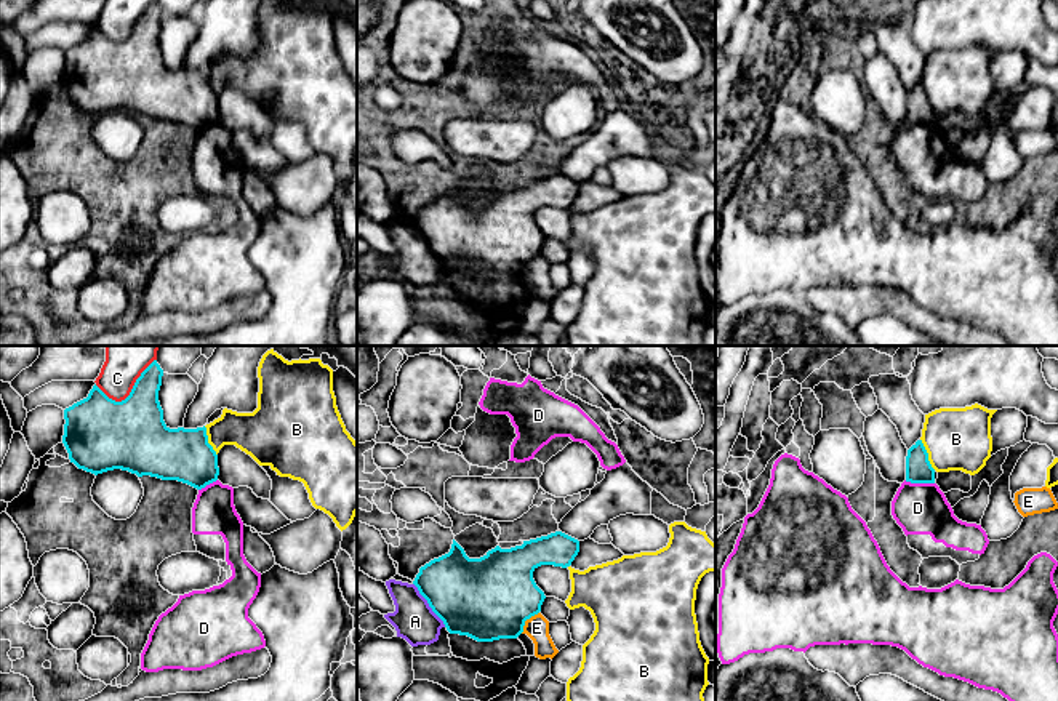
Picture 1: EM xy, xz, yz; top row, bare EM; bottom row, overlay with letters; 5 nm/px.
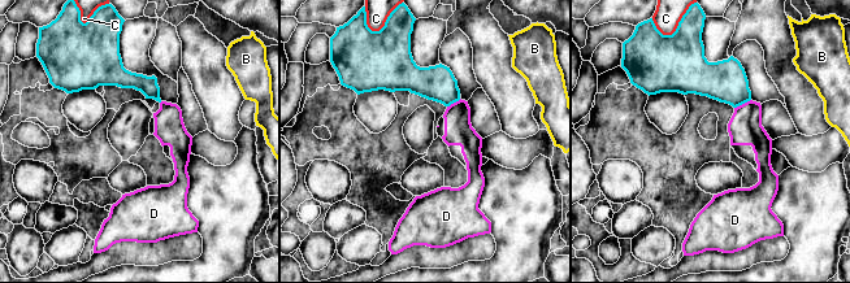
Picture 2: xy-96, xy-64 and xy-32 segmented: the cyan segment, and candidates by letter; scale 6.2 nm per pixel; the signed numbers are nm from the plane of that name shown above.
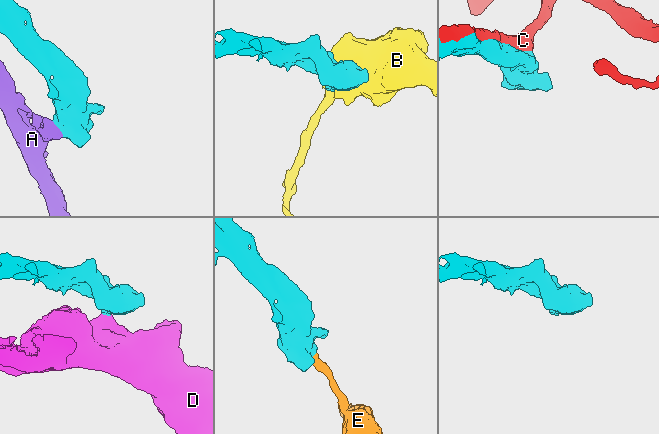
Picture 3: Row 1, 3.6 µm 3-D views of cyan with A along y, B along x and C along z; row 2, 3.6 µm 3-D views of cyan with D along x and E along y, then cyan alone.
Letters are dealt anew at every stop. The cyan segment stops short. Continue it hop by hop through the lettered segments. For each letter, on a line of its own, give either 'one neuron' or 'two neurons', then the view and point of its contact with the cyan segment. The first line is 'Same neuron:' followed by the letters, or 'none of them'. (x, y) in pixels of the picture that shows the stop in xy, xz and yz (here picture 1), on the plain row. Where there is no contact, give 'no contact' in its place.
Same neuron: none of them
A: two neurons; contact xz (429, 247)
B: two neurons; contact yz (927, 96)
C: two neurons; contact xy (130, 36)
D: two neurons; contact yz (919, 124)
E: two neurons; contact xz (525, 261)

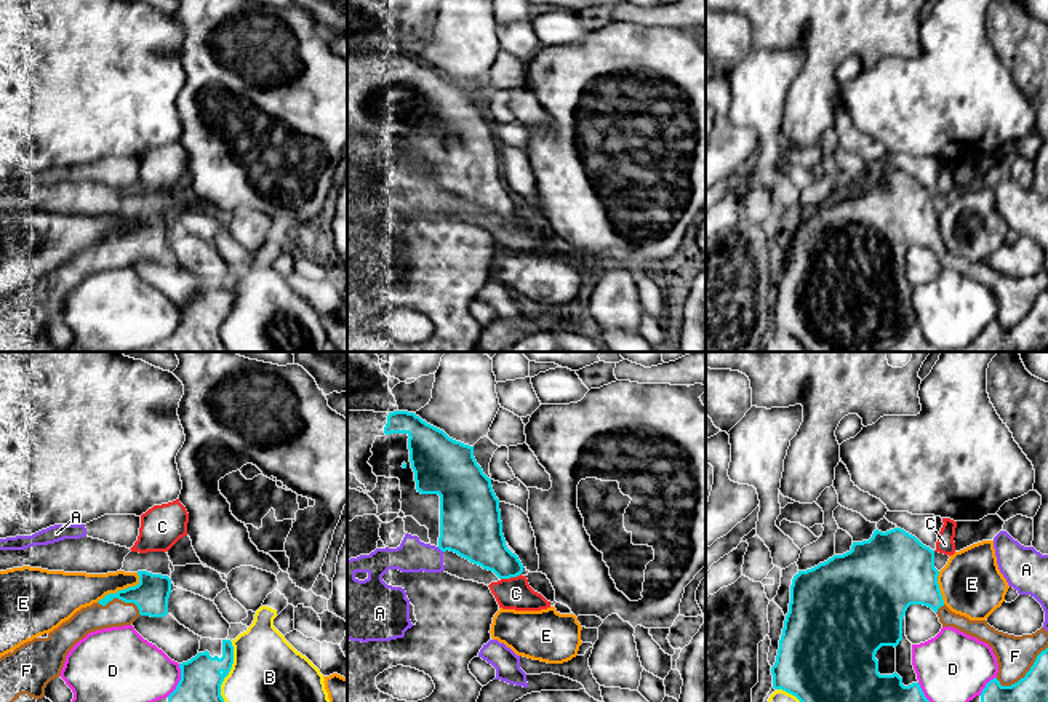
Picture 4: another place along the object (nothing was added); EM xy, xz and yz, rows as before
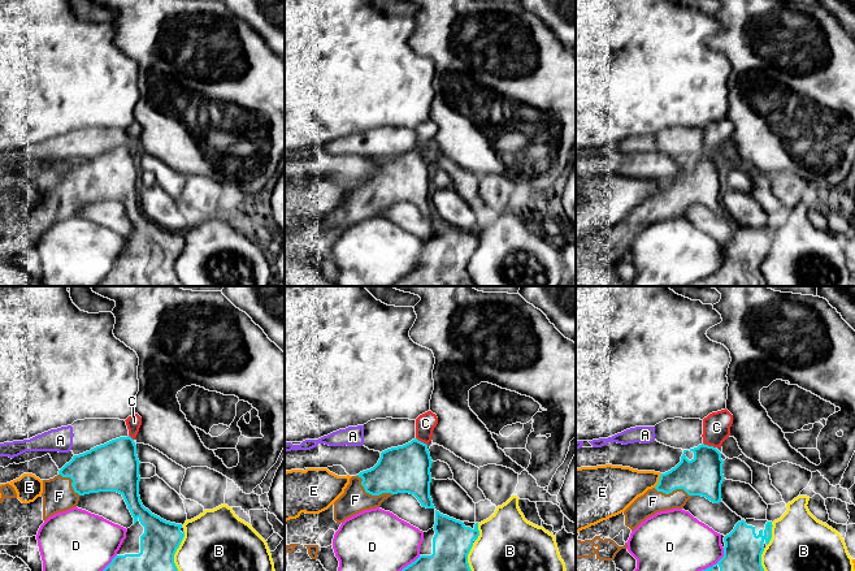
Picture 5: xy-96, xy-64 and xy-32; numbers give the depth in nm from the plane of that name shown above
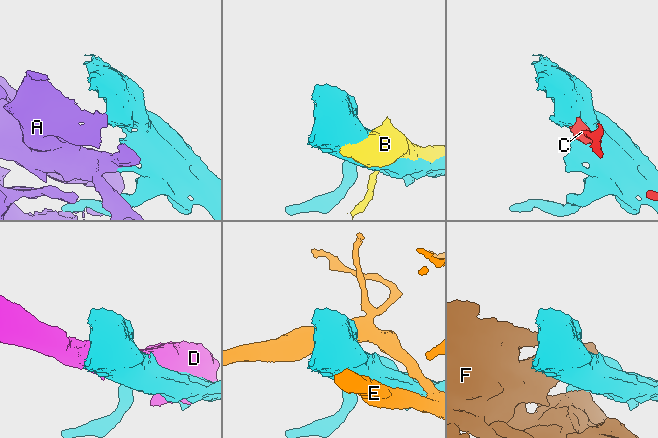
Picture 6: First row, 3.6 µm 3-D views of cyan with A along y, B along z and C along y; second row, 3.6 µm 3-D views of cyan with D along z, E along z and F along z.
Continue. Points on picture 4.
Same neuron: F
A: two neurons; contact xz (440, 191)
B: two neurons; contact xy (228, 315)
C: two neurons; contact xz (511, 218)
D: two neurons; contact xy (180, 322)
E: two neurons; contact xy (122, 232)
F: one neuron; contact yz (1026, 315)

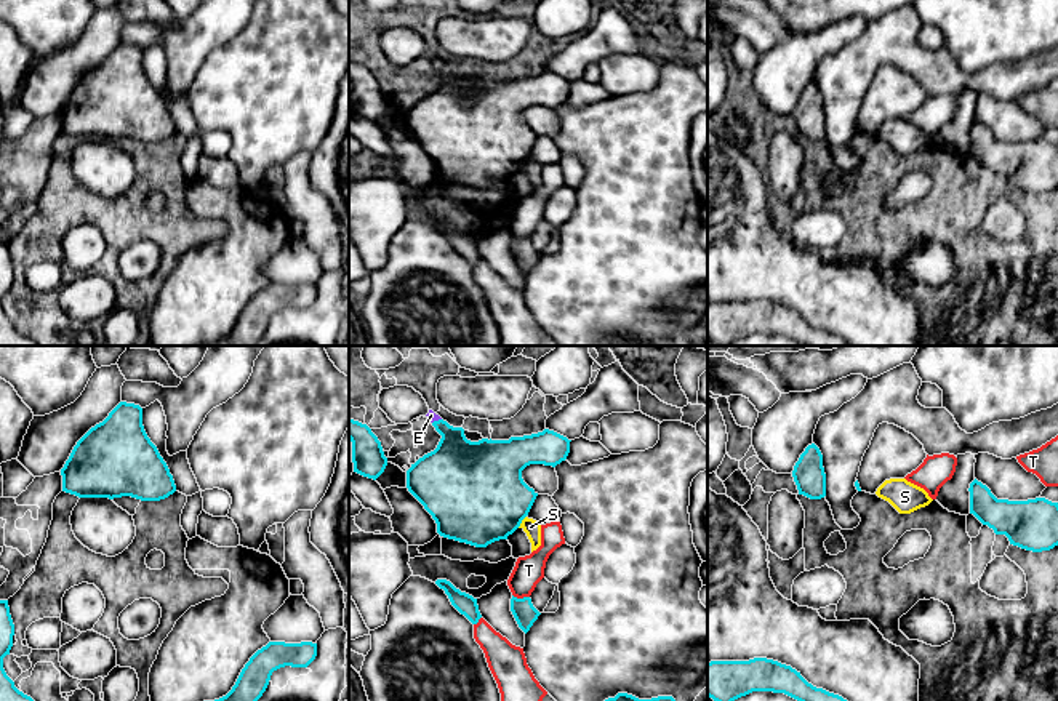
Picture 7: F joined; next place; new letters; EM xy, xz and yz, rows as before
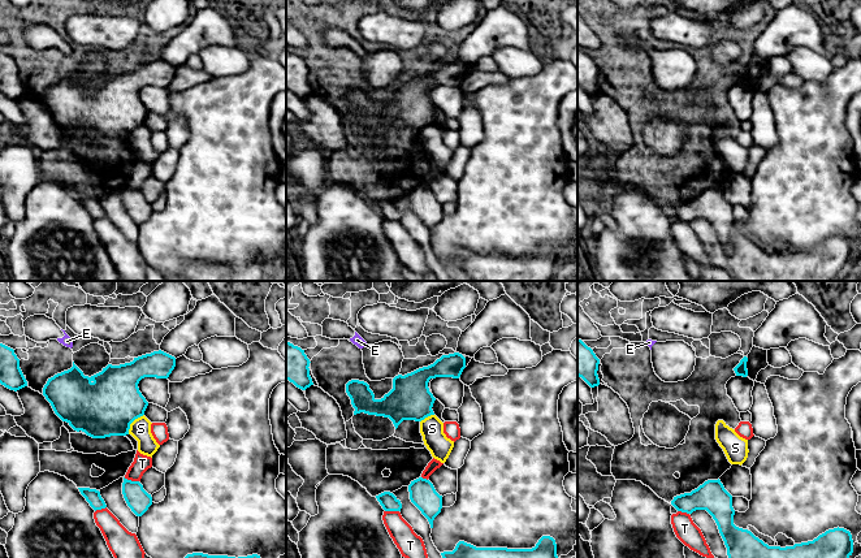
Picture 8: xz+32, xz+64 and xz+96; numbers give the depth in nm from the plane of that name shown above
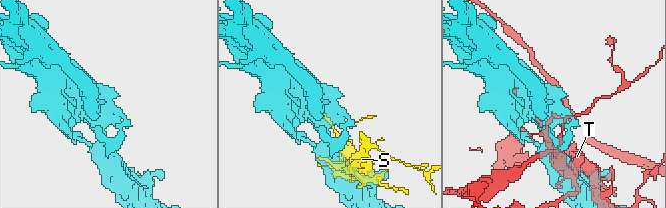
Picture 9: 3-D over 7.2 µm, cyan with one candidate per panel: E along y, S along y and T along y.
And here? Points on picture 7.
Same neuron: E
E: one neuron; contact xz (436, 63)
S: two neurons; contact xz (520, 164)
T: two neurons; contact xz (520, 240)

